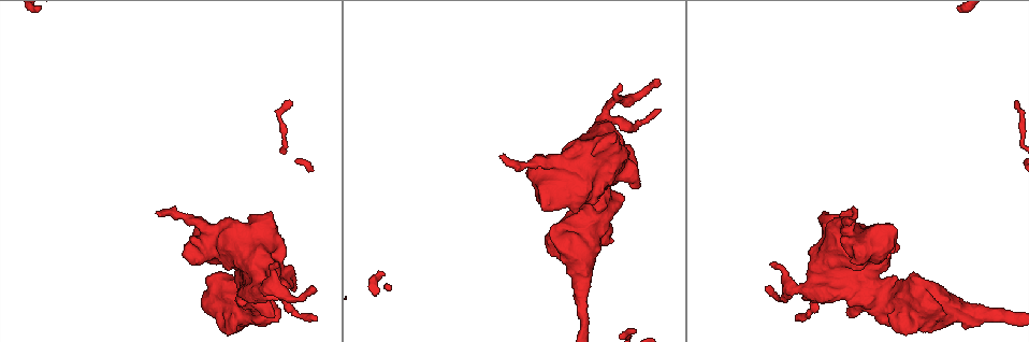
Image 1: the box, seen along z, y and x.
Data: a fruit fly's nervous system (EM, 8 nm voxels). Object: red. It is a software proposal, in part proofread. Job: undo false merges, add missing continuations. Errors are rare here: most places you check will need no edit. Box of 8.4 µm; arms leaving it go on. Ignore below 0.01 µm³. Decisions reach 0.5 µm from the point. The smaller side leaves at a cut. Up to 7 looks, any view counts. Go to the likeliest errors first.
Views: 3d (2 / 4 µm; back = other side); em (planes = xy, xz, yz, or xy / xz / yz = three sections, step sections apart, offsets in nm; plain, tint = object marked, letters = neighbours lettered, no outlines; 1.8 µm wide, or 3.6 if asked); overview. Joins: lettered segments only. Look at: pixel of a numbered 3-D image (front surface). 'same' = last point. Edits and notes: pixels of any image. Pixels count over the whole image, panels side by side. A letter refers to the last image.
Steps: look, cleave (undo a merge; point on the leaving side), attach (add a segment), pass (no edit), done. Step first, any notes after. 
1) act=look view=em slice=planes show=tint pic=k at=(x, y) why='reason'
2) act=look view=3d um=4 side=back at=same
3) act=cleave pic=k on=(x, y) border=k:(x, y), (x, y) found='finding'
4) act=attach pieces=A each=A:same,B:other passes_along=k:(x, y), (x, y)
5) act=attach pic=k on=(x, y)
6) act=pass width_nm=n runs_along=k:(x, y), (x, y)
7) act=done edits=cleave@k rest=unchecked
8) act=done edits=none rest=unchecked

act=look view=em um=3.6 slice=planes show=letters pic=1 at=(881, 293) why='sudden change in width'

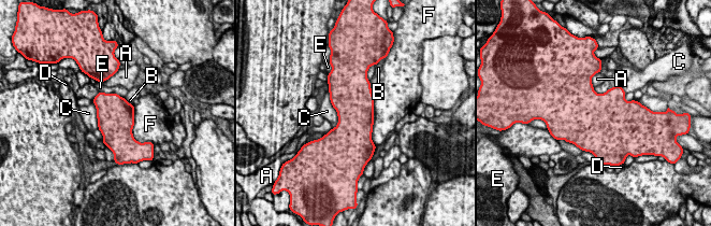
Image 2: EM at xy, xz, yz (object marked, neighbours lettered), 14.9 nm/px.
act=pass width_nm=550 each=A:other,B:other,C:other,D:other,E:other,F:other border=2:(625, 94), (625, 99), (630, 101) found='all the same neuron'

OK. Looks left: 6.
act=look view=em slice=yz step=4 show=tint pic=1 at=(313, 288) why='branch stops here'

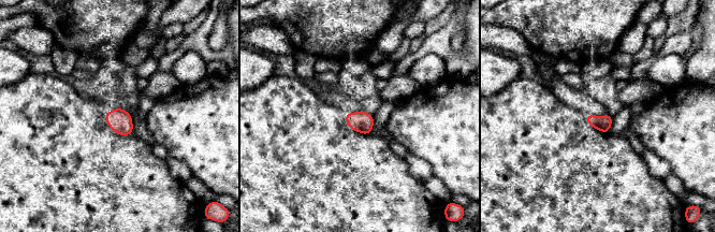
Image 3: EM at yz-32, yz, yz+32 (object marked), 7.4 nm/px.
act=look view=em slice=planes show=letters at=same

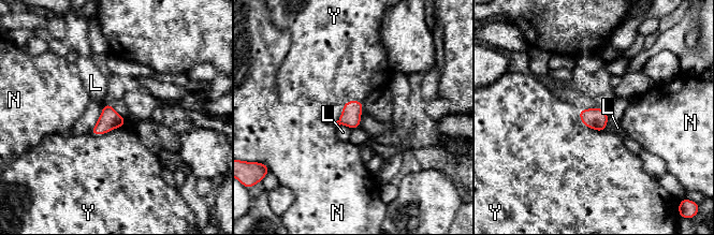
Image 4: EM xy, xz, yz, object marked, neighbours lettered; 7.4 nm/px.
act=pass each=L:other,N:other,Y:other found='none of them fits'

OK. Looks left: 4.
act=look view=em slice=planes show=plain pic=1 at=(161, 214) why='an open end'

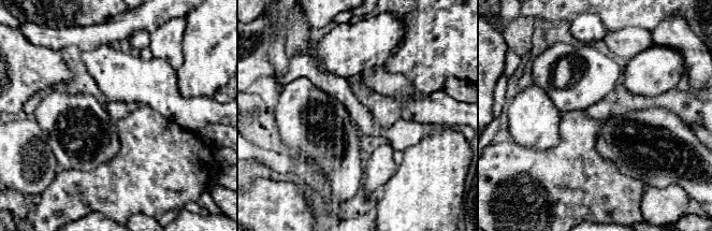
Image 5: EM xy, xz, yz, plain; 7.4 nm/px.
act=look view=em slice=planes show=letters at=same why='see the neighbours'

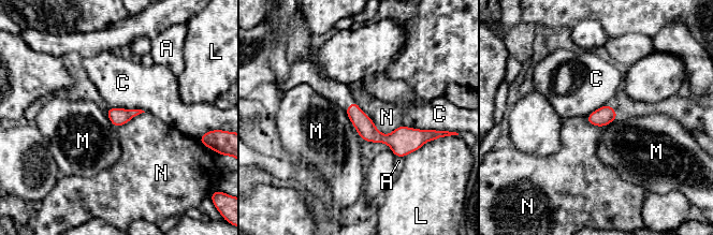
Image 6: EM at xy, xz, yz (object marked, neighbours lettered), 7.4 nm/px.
act=pass width_nm=130 each=A:other,C:other,L:other,M:other,N:other runs_along=6:(348, 111), (376, 136), (421, 135) found='no lettered segment goes on from it'

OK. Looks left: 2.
act=done edits=none rest=unchecked

